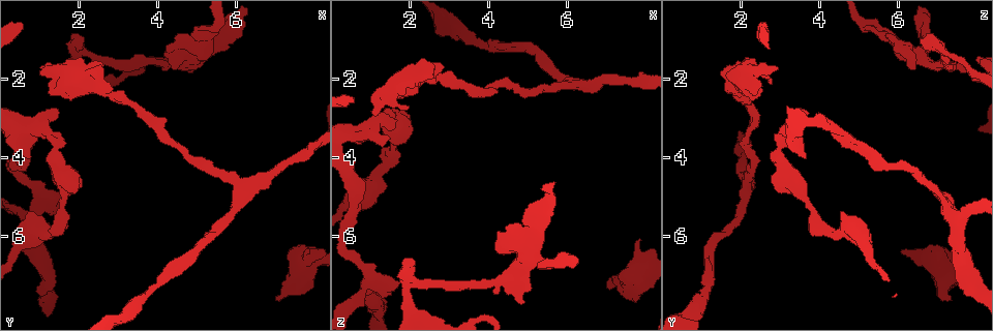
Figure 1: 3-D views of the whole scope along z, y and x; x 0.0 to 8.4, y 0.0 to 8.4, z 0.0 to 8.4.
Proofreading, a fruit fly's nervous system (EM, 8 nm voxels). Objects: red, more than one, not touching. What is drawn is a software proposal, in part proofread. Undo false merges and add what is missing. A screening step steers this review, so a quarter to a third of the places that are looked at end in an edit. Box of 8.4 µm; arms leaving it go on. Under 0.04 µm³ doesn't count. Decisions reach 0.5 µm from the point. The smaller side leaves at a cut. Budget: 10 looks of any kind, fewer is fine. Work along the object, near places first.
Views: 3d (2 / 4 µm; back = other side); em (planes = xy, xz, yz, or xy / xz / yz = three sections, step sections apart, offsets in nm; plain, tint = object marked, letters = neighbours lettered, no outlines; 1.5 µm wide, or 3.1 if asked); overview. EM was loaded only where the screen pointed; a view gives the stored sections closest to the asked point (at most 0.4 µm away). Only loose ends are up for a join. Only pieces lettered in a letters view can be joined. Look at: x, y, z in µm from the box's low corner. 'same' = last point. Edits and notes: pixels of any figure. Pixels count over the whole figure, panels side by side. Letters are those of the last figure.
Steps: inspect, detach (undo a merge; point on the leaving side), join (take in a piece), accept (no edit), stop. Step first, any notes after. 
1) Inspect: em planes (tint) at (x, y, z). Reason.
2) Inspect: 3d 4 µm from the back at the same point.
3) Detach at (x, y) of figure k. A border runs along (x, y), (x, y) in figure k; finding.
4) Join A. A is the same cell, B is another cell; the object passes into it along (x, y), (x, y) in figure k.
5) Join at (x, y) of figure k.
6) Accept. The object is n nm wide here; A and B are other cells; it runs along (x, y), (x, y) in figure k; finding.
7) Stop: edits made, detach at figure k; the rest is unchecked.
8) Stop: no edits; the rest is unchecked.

Inspect: em planes (tint) at (7.05, 7.60, 7.30). Branch stops here.

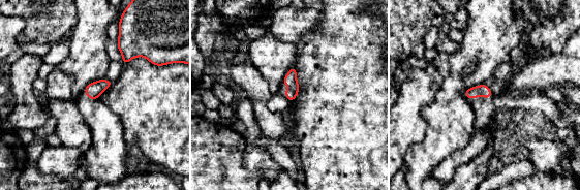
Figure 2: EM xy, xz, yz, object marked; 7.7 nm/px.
Inspect: em planes (letters) at the same point.

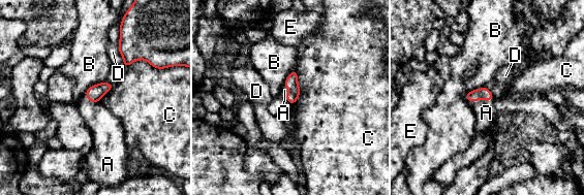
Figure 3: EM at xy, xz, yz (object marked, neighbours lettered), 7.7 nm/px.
Join A. A is the same cell, B, C, D and E are other cells; the object passes into it along (484, 93), (481, 98), (486, 112) in figure 3; it goes on there.

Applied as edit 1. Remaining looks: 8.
Inspect: overview. See it whole again.

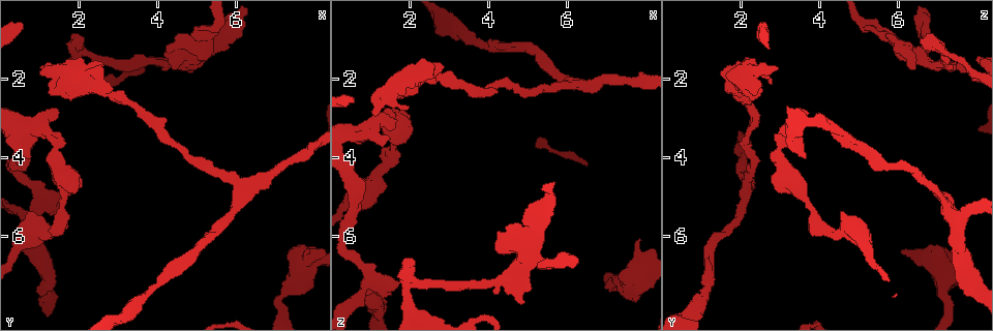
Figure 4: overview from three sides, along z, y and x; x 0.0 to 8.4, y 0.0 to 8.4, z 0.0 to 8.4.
Inspect: em planes (letters) at (4.75, 0.85, 5.70). An open end.

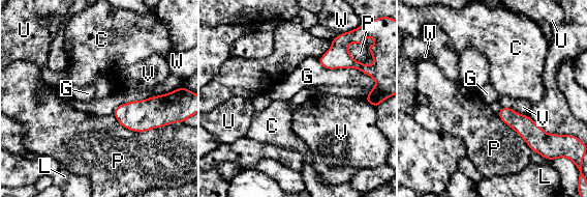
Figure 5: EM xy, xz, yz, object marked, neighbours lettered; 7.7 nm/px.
Accept. C, G, L, P, U, V and W are other cells; no lettered piece goes on from it.

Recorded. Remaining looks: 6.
Inspect: 3d 2 µm at (1.10, 1.70, 2.95). An open end.

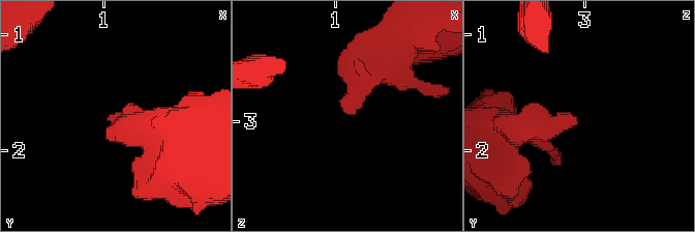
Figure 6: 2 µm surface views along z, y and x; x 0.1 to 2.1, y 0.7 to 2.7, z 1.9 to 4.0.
Inspect: em planes (letters) at (1.08, 1.70, 2.90).

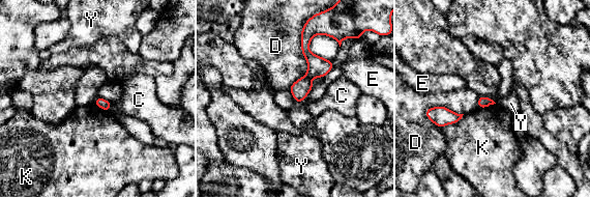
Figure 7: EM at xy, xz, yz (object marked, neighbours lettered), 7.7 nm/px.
Accept. The longest contact is with D, 500 nm; C, D, E, K and Y are other cells; it runs along (306, 37), (312, 73), (297, 100) in figure 7; none of them fits.

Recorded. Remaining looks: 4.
Inspect: em planes (plain) at (1.35, 4.05, 3.05). Calibre changes.

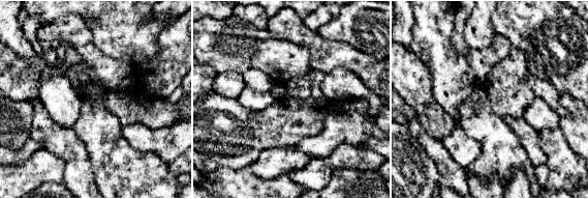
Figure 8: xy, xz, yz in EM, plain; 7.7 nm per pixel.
Inspect: em planes (letters) at the same point. See the neighbours.

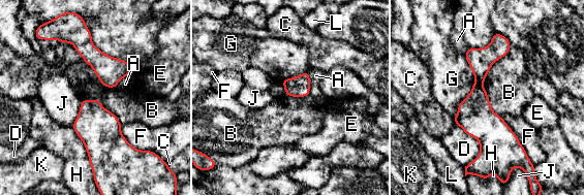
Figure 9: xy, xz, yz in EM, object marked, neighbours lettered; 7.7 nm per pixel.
Detach at (474, 114) of figure 9. The object is 280 nm wide here; the longest contact is with H, 600 nm; A, B, C, D, E, F, G, H, J, K and L are other cells; two cells meet here.

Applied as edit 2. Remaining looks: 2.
Stop: edits made, join at figure 3, detach at figure 9; the rest is unchecked.

